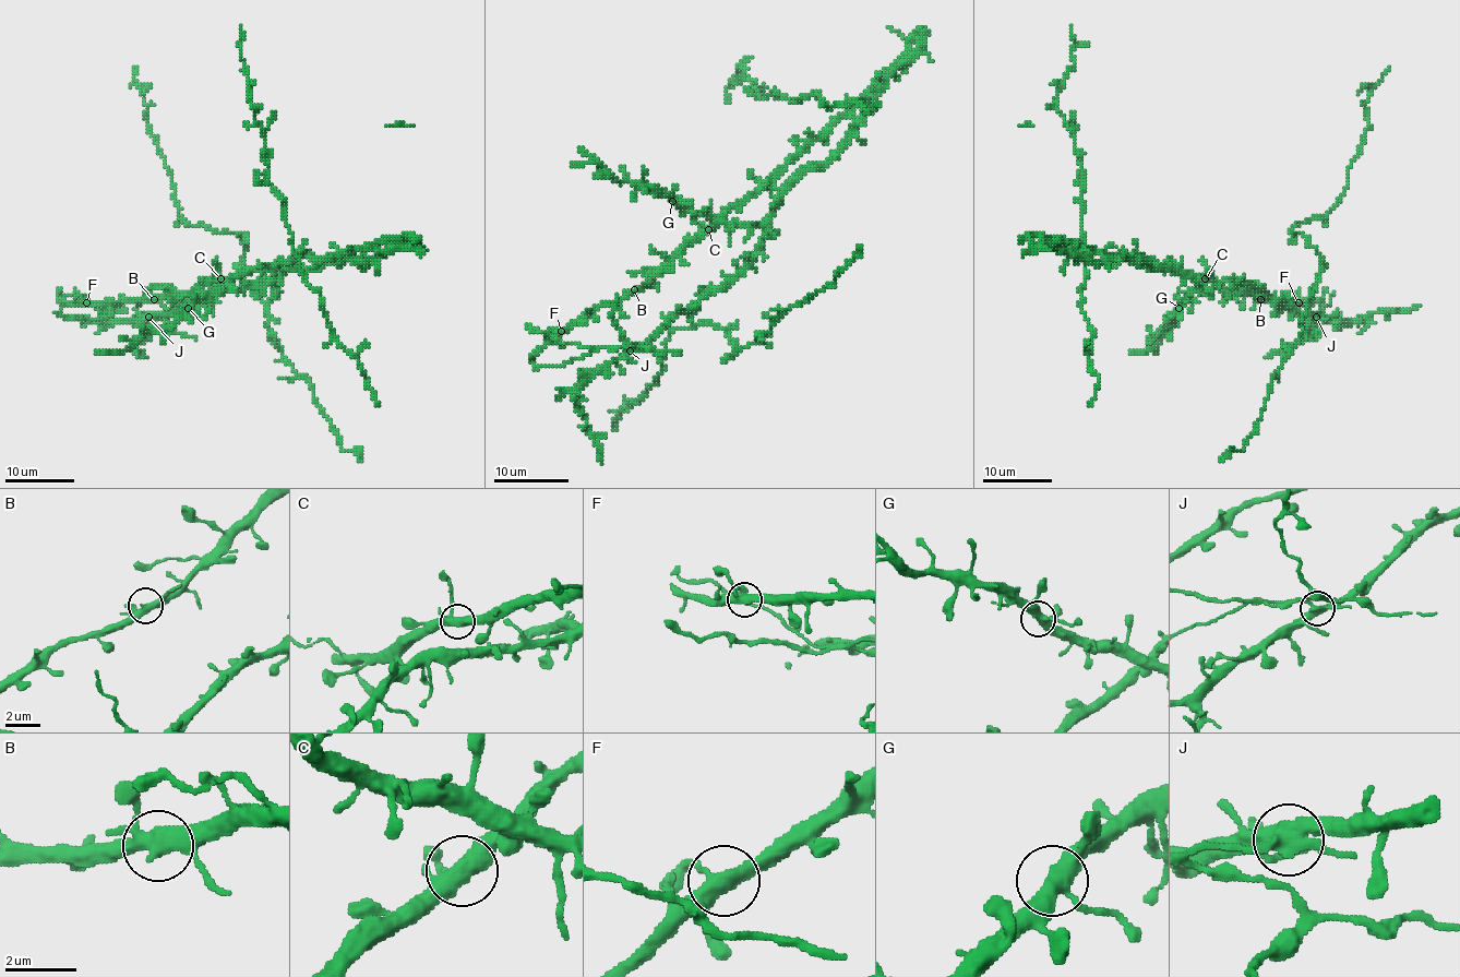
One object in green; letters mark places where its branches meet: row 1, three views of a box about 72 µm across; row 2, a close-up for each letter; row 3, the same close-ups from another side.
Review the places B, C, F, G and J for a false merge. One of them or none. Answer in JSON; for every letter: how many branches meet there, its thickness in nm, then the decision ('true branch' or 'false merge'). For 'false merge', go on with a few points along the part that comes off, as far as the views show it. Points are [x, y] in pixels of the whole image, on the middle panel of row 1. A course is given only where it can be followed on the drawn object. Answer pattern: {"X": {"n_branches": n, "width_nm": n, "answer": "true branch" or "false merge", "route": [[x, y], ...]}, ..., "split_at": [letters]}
{"B": {"n_branches": 4, "width_nm": 400, "answer": "true branch"}, "C": {"n_branches": 4, "width_nm": 400, "answer": "true branch"}, "F": {"n_branches": 4, "width_nm": 400, "answer": "true branch"}, "G": {"n_branches": 4, "width_nm": 400, "answer": "true branch"}, "J": {"n_branches": 4, "width_nm": 400, "answer": "false merge", "route": [[629, 349], [621, 346], [594, 349], [561, 367], [533, 369]]}, "split_at": ["J"]}

